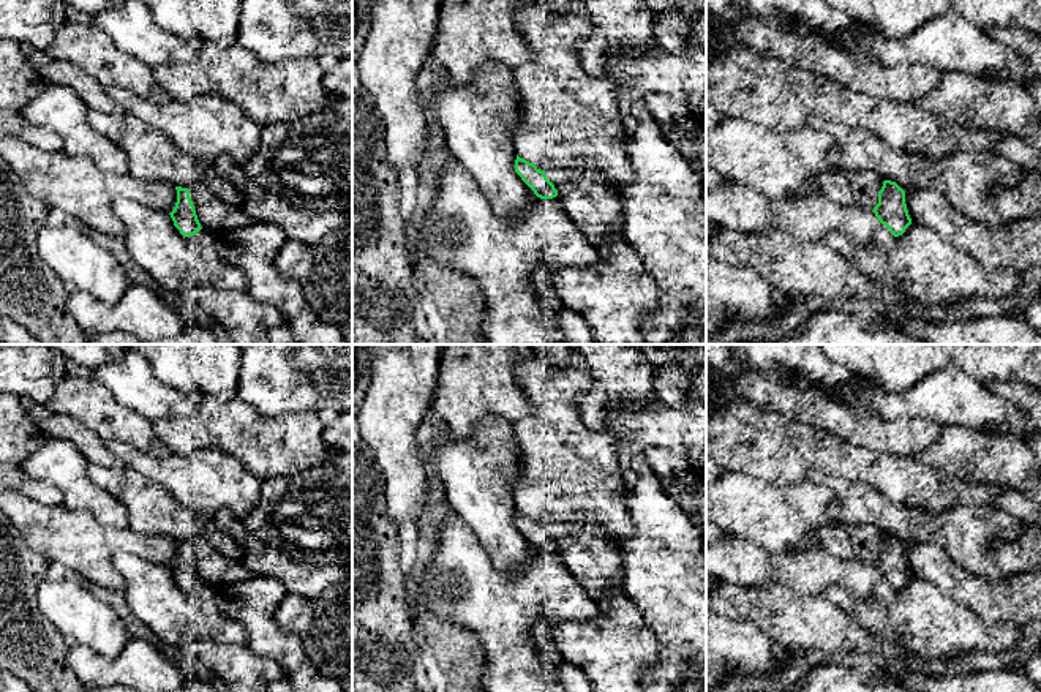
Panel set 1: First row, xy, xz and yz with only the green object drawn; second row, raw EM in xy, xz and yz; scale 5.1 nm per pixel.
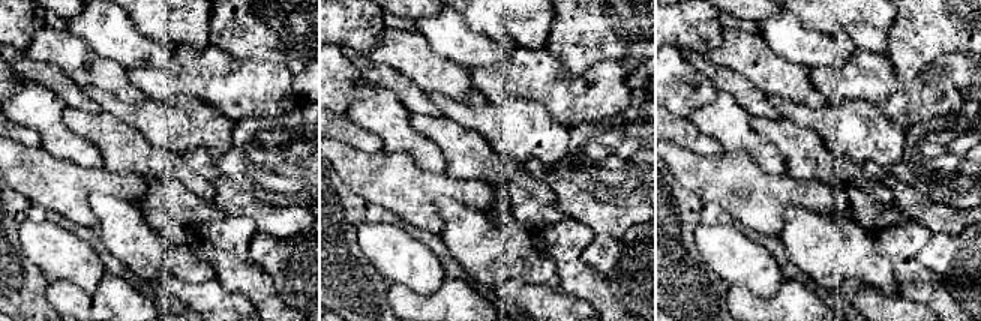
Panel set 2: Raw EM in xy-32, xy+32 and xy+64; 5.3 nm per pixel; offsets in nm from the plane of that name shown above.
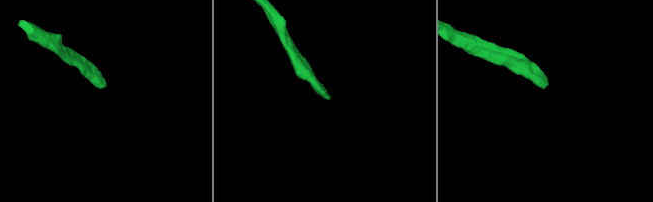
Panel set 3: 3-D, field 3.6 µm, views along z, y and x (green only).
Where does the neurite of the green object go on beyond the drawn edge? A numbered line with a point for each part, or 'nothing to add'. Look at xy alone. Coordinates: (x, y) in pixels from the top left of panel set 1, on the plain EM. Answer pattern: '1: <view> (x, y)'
1: xy (214, 569)

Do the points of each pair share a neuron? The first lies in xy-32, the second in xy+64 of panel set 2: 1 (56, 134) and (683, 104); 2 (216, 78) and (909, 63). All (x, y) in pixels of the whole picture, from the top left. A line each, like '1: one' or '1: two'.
1: two
2: two

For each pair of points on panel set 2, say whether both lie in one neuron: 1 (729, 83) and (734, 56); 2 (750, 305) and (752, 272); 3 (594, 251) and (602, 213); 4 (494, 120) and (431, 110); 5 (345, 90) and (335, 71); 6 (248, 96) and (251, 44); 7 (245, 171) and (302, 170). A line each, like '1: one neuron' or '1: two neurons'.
1: two neurons
2: two neurons
3: two neurons
4: two neurons
5: one neuron
6: two neurons
7: one neuron

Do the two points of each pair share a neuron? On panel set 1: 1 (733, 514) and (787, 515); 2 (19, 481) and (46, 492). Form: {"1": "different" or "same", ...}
{"1": "same", "2": "same"}

